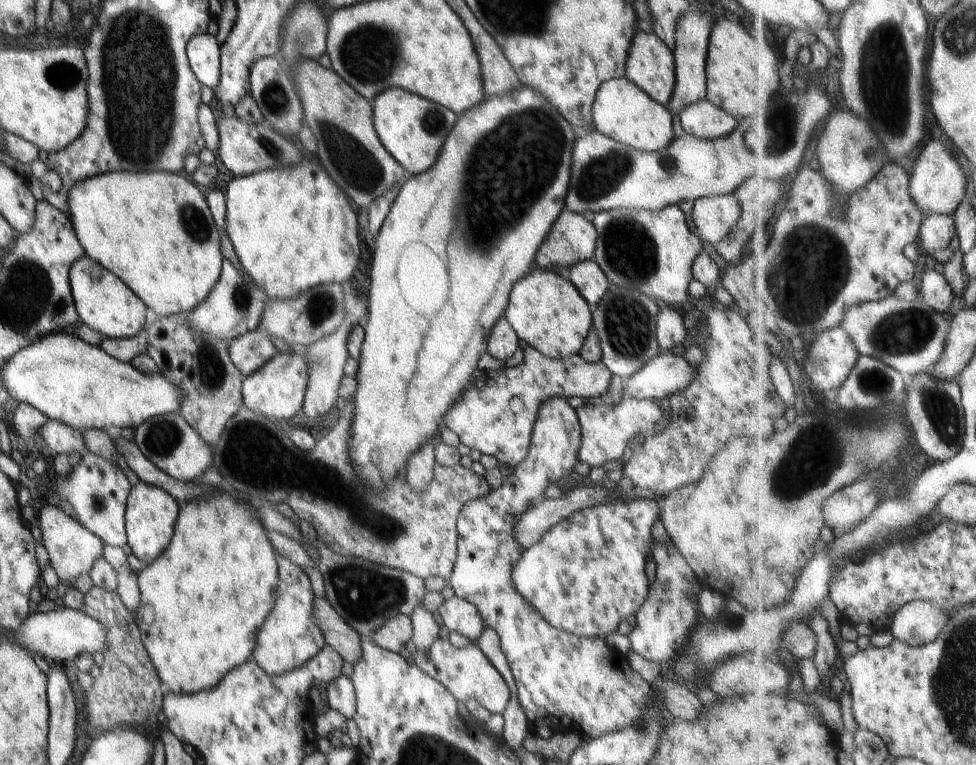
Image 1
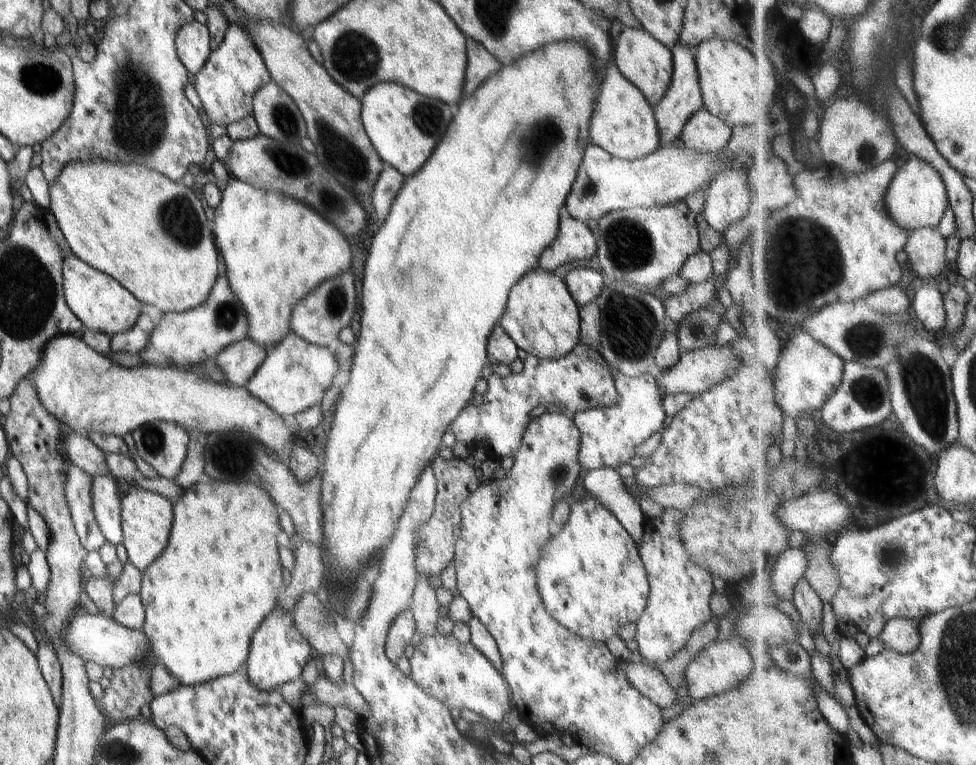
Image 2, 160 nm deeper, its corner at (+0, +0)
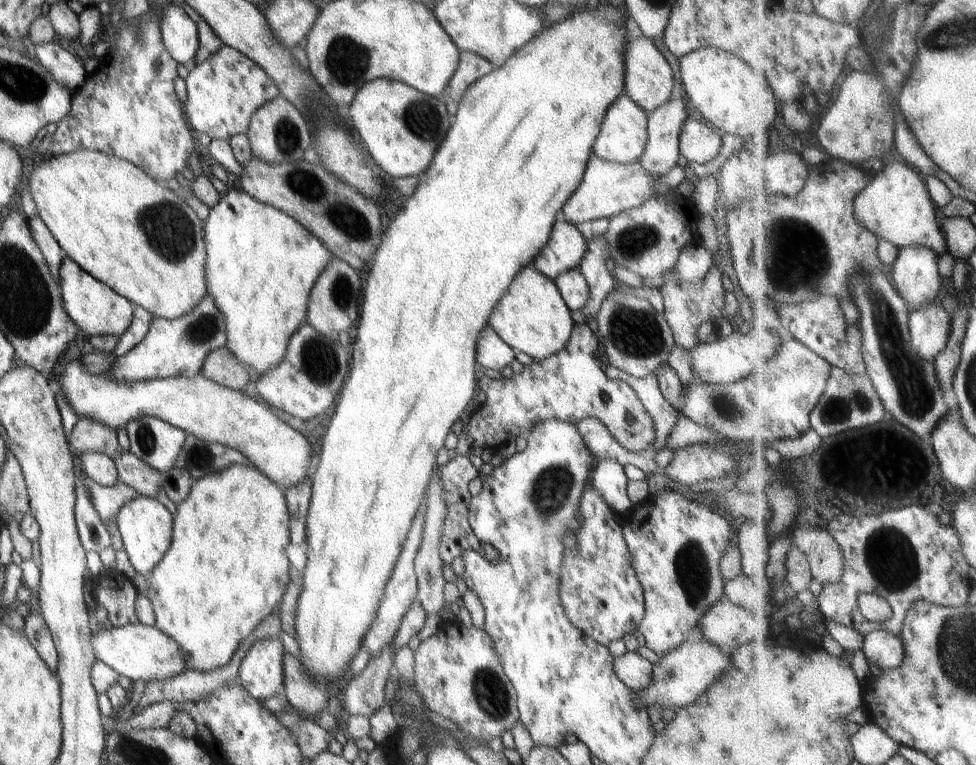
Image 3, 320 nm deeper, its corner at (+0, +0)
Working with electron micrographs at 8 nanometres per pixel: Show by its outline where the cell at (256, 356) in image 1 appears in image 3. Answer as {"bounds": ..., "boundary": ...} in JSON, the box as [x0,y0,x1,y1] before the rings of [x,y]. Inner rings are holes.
{"bounds":[201,347,254,391],"boundary":[[[226,347],[208,353],[201,373],[216,384],[235,391],[243,391],[248,383],[254,380],[249,367],[238,363],[236,357]]]}

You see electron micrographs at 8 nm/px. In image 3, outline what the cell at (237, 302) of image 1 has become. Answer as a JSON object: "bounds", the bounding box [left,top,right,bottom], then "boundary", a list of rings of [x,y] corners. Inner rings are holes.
{"bounds":[107,294,226,383],"boundary":[[[206,294],[192,312],[180,318],[168,320],[153,317],[144,340],[141,340],[128,354],[115,357],[107,376],[115,381],[127,383],[175,376],[192,378],[201,372],[208,353],[224,347],[226,341],[223,316]]]}

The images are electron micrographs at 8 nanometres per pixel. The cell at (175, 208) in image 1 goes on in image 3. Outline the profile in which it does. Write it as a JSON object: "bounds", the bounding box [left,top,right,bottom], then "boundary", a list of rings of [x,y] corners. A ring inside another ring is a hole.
{"bounds":[26,149,207,320],"boundary":[[[78,149],[58,156],[42,156],[36,163],[38,165],[33,168],[29,177],[29,185],[26,186],[34,204],[36,204],[36,216],[40,216],[40,220],[46,224],[46,228],[50,230],[67,256],[74,260],[80,268],[88,272],[90,276],[103,282],[108,288],[114,289],[114,292],[127,298],[132,304],[141,306],[153,317],[162,317],[168,320],[180,318],[180,316],[192,312],[192,309],[206,296],[205,260],[207,250],[204,242],[204,223],[188,206],[188,203],[185,203],[174,191],[168,189],[164,183],[150,178],[145,172],[142,172],[141,168],[134,166],[127,160],[108,156],[102,151],[93,151],[92,149]]]}

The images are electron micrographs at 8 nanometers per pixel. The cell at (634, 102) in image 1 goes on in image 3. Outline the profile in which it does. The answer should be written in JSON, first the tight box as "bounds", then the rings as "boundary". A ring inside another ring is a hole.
{"bounds":[593,92,648,165],"boundary":[[[624,92],[608,107],[601,124],[599,135],[596,137],[593,151],[598,158],[611,163],[632,165],[638,162],[643,155],[647,136],[648,114]]]}

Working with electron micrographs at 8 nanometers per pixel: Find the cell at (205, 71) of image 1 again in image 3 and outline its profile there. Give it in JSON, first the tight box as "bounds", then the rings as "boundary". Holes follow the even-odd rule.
{"bounds":[159,2,198,66],"boundary":[[[181,2],[168,6],[159,20],[162,42],[178,64],[192,66],[198,48],[198,29],[184,12]]]}

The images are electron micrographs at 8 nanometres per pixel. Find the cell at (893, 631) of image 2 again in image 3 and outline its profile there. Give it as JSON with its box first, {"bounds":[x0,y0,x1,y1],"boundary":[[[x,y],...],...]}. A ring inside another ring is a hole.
{"bounds":[862,631,906,669],"boundary":[[[874,631],[865,637],[865,644],[862,648],[869,662],[874,662],[880,669],[897,669],[902,667],[906,660],[906,647],[902,637],[890,631]]]}

